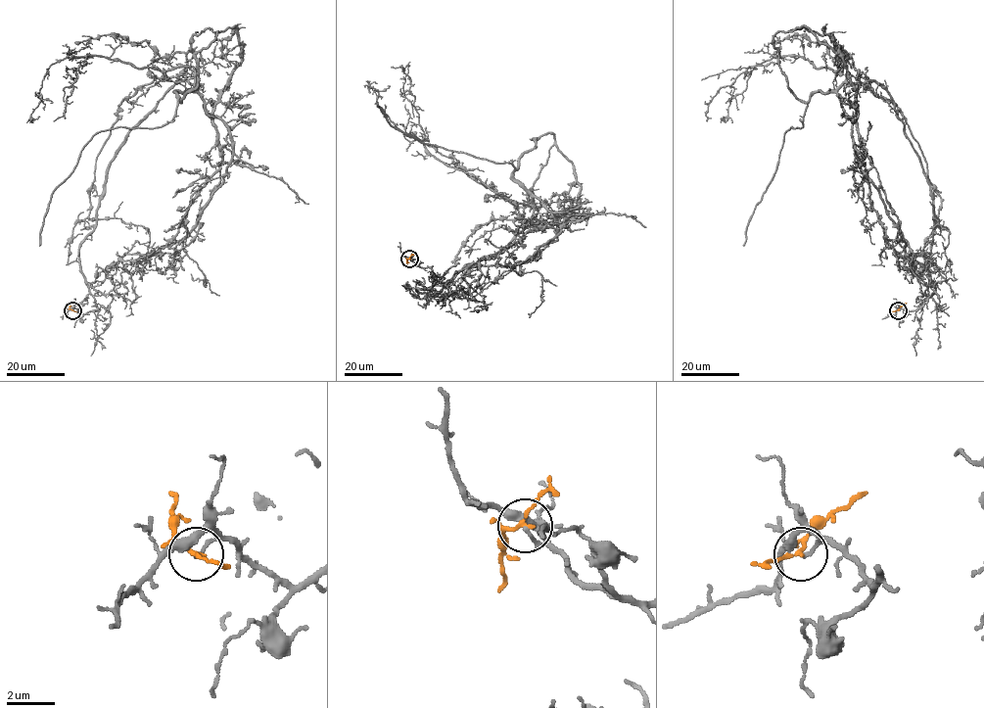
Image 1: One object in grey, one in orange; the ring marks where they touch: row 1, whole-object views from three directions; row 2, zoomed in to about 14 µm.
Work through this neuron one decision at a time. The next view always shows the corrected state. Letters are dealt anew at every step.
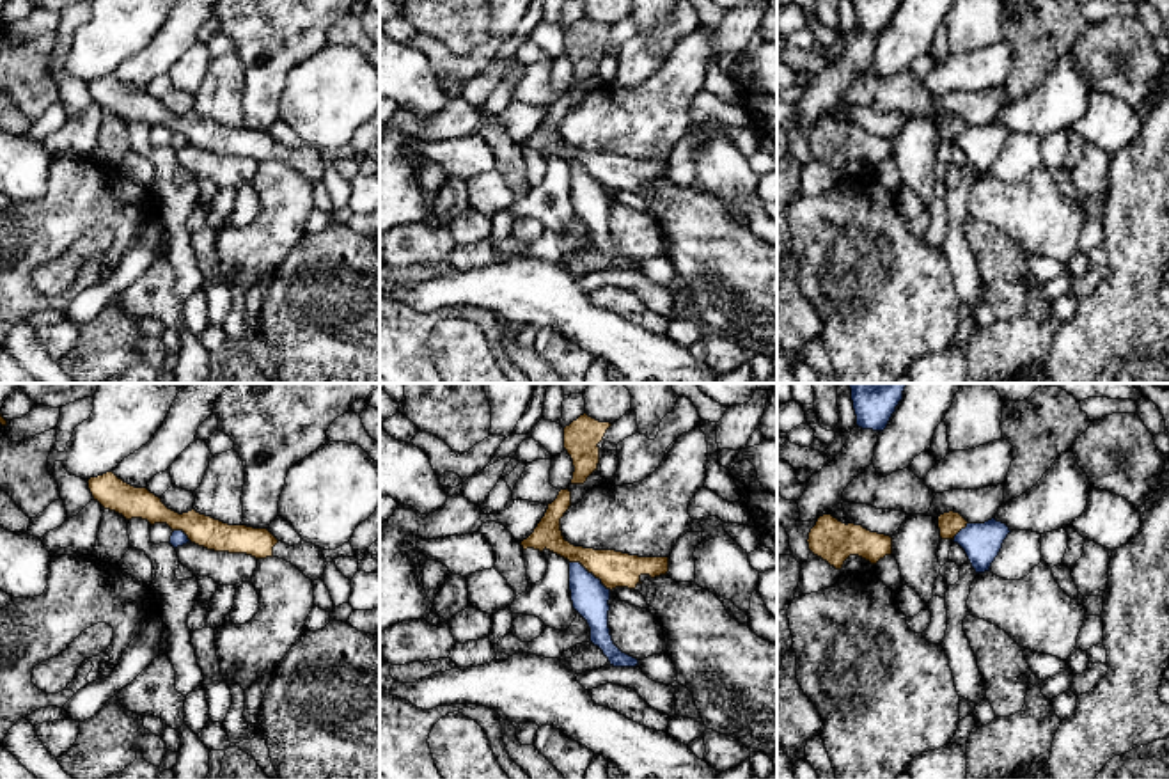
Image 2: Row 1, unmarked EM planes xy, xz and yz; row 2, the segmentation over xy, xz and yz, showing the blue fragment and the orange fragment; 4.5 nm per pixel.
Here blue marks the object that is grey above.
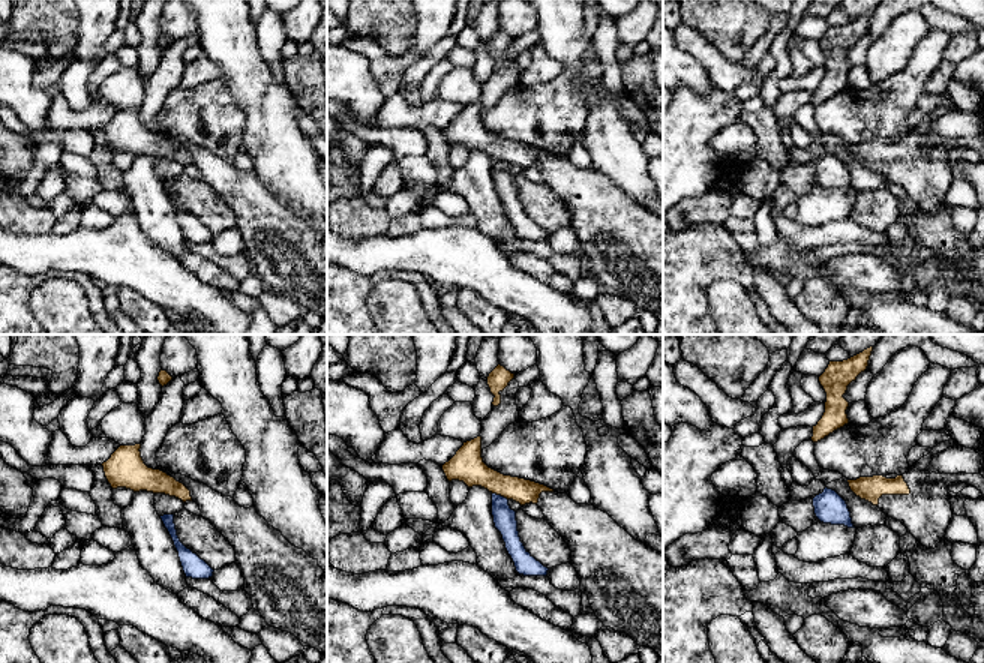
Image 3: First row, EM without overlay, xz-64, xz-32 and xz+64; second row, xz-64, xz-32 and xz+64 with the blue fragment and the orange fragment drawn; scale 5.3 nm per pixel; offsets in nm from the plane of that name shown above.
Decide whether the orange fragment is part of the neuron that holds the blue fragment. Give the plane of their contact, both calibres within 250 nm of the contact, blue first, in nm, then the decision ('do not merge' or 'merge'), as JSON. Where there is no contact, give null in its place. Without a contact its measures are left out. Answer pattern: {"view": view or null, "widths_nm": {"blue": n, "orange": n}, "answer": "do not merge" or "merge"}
{"view": "xz", "widths_nm": {"blue": 170, "orange": 160}, "answer": "do not merge"}

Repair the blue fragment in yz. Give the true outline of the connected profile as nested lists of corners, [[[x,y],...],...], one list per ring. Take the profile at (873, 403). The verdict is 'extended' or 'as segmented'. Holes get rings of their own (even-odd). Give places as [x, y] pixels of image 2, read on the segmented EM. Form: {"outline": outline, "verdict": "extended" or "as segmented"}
{"outline": [[[850,383],[857,426],[883,431],[903,399],[906,383]]], "verdict": "as segmented"}

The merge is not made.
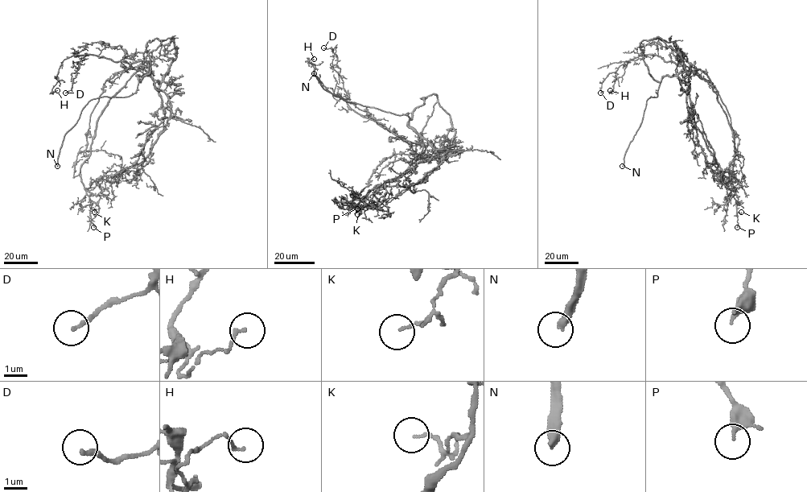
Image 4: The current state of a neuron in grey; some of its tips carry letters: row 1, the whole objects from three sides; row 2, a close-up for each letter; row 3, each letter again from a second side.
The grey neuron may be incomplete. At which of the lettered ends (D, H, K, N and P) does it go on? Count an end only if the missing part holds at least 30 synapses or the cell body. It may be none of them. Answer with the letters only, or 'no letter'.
N

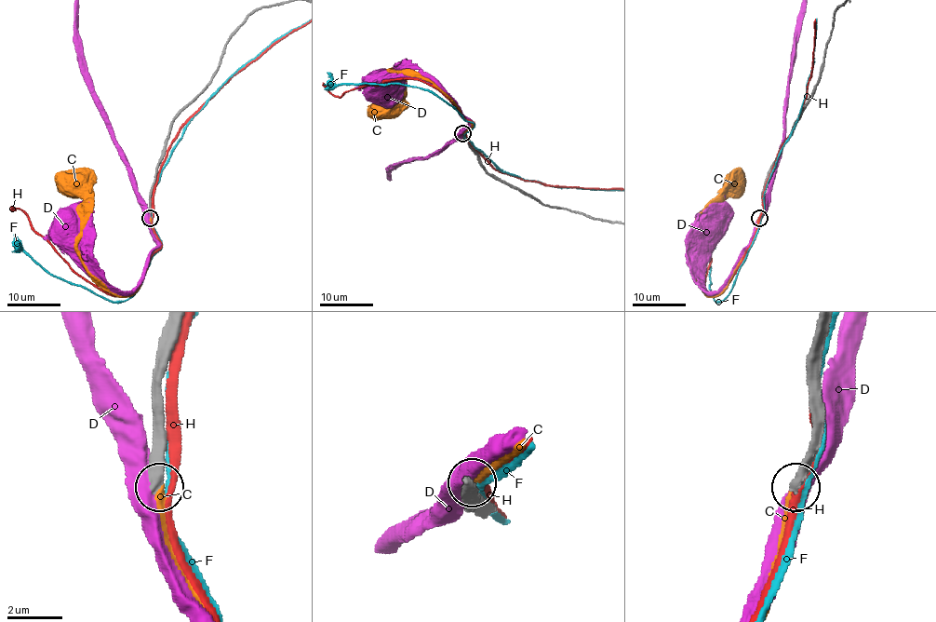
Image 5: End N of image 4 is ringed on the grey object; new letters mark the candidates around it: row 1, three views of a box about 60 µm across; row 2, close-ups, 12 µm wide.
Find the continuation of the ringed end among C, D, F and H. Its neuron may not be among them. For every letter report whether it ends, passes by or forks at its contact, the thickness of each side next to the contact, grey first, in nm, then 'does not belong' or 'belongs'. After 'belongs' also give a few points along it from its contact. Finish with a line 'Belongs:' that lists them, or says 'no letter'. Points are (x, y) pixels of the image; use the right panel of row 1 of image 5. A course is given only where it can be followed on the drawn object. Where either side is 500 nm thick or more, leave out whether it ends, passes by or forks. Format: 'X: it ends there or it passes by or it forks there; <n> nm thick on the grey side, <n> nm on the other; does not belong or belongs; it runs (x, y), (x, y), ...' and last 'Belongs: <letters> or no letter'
C: it ends there; 400 nm thick on the grey side, 280 nm on the other; belongs
D: 440 nm thick on the grey side, 550 nm on the other; does not belong
F: 500 nm thick on the grey side, 200 nm on the other; does not belong
H: it passes by; 480 nm thick on the grey side, 280 nm on the other; does not belong
Belongs: C

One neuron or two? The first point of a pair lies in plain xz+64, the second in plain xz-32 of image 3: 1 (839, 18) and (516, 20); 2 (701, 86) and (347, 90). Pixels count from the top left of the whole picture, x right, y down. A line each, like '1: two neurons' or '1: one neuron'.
1: two neurons
2: one neuron

